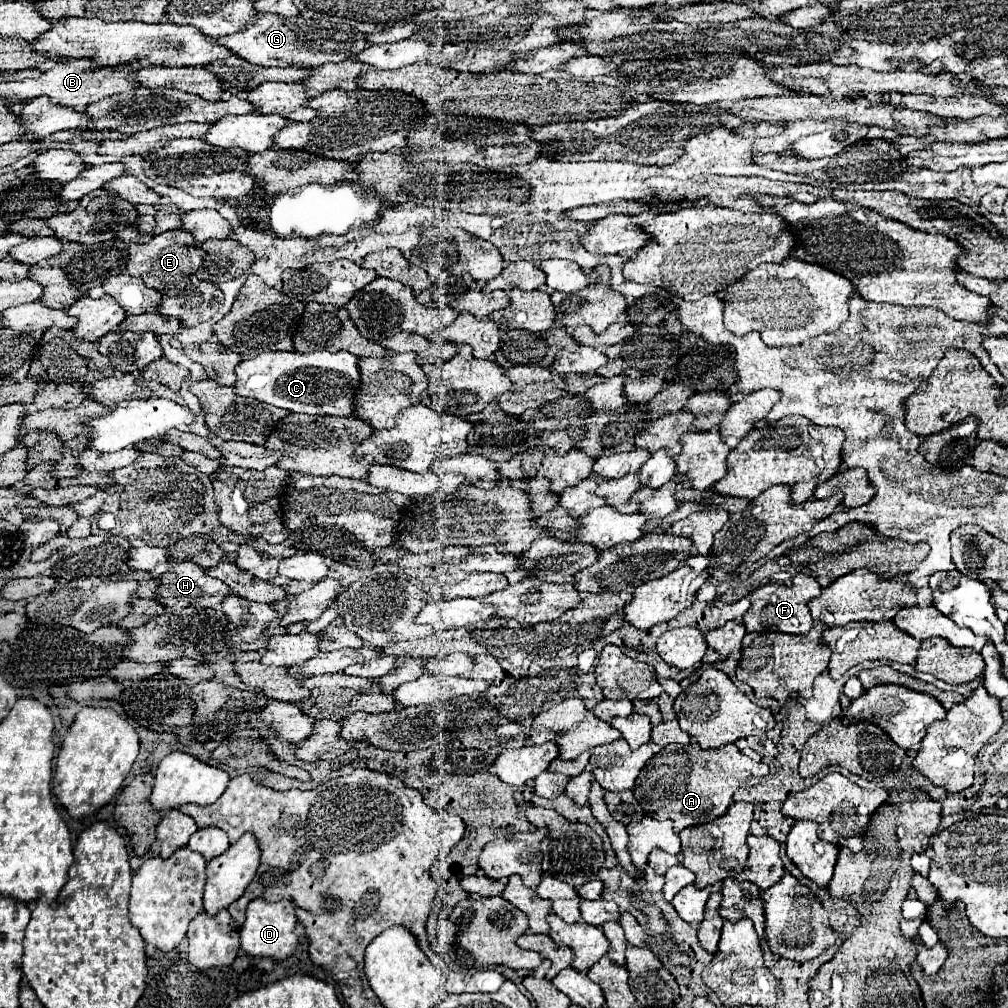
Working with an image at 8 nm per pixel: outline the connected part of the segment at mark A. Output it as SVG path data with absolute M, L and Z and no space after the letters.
M669 744L645 764L633 786L633 794L649 818L673 820L673 830L679 834L683 828L723 816L731 806L733 792L745 780L767 774L767 764L759 764L743 756L735 744L723 746L721 750L703 750L697 744Z

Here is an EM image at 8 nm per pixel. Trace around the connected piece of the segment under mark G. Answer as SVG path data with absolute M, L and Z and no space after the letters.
M257 14L255 20L249 26L245 26L245 30L239 30L225 38L217 38L217 44L225 46L239 58L263 68L315 68L325 62L347 60L359 54L361 50L369 48L367 36L363 32L357 32L355 28L349 28L347 24L333 24L303 16L285 18L277 14Z

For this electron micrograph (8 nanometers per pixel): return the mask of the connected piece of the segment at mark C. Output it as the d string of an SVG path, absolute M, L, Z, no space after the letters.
M263 352L249 360L243 360L237 370L235 392L243 398L255 398L265 404L283 408L297 414L327 414L327 416L351 416L355 390L359 386L357 360L349 352Z

